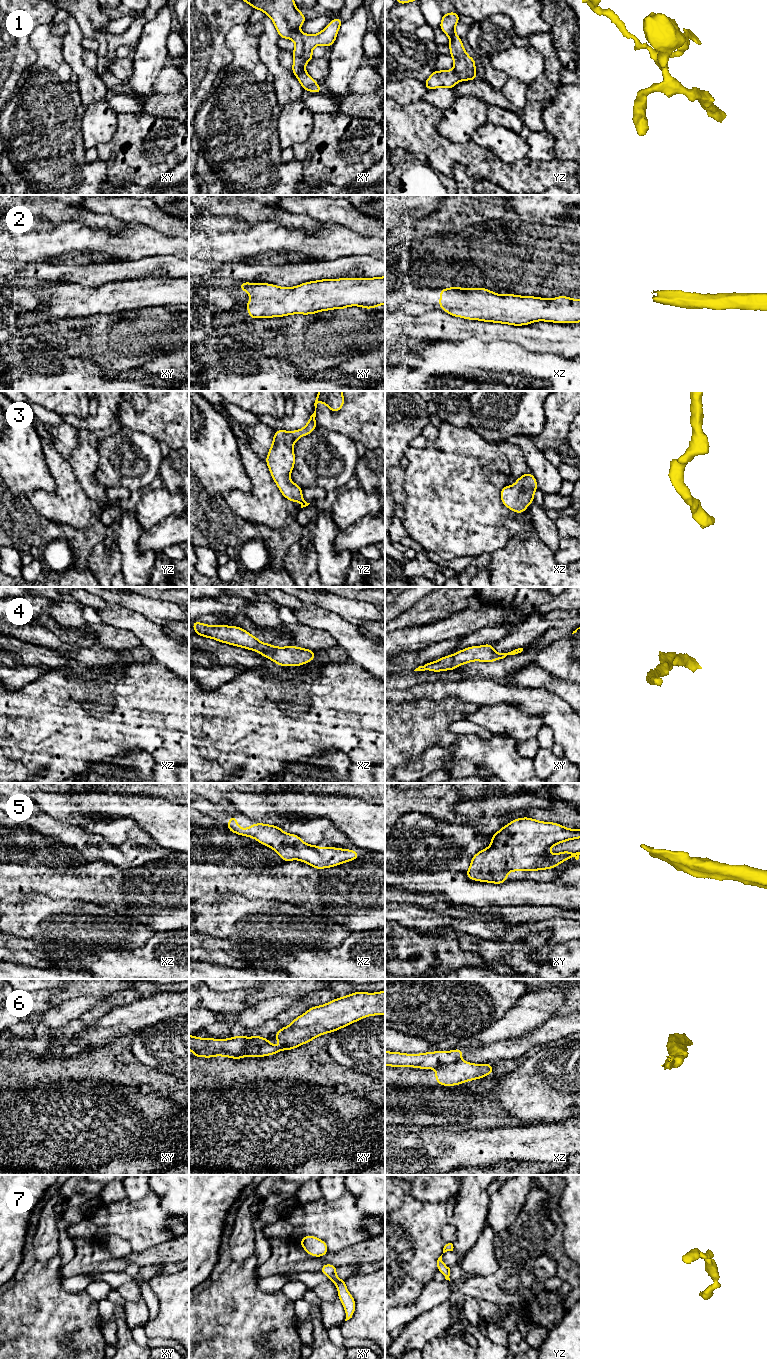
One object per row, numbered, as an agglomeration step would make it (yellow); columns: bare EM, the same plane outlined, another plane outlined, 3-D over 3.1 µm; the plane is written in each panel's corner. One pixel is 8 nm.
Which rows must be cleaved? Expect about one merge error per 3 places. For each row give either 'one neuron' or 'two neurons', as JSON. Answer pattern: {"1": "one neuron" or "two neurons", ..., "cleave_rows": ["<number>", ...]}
{"1": "one neuron", "2": "one neuron", "3": "one neuron", "4": "one neuron", "5": "one neuron", "6": "two neurons", "7": "one neuron", "cleave_rows": ["6"]}

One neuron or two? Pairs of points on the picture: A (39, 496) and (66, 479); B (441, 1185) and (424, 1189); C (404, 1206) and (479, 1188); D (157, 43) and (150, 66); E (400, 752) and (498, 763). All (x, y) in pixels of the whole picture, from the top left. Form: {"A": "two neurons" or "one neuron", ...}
{"A": "one neuron", "B": "one neuron", "C": "two neurons", "D": "one neuron", "E": "one neuron"}

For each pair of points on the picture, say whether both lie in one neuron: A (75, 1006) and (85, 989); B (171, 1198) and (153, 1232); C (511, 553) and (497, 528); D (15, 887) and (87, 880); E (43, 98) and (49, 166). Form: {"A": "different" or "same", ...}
{"A": "different", "B": "different", "C": "different", "D": "same", "E": "same"}

